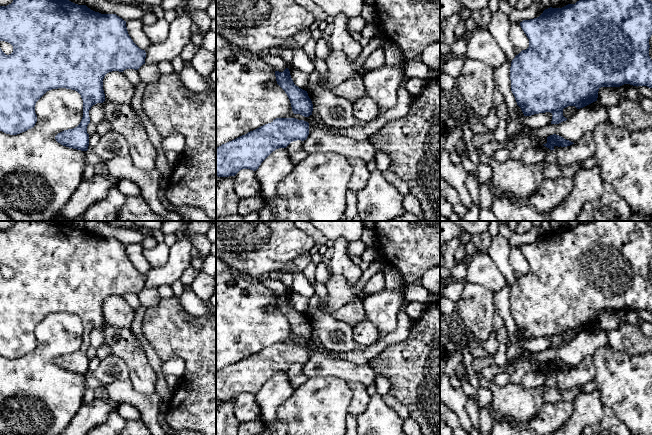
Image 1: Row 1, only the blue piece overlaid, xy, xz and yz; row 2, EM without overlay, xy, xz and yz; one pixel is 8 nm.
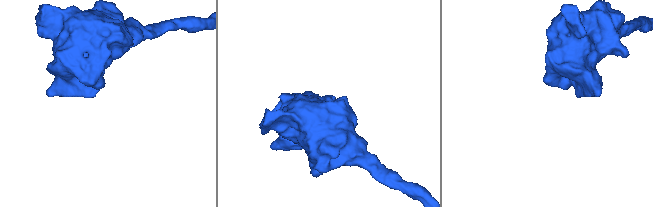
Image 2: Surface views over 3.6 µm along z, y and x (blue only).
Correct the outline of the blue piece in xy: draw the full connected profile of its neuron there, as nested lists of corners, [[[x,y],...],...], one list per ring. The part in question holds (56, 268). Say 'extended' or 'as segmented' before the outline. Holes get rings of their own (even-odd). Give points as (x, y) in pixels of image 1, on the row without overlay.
as segmented; [[[16,221],[13,226],[7,230],[0,230],[0,265],[5,265],[13,270],[13,276],[6,279],[0,272],[0,355],[17,359],[27,355],[35,350],[37,346],[37,339],[35,337],[36,326],[49,314],[66,312],[77,315],[83,324],[83,341],[80,348],[73,352],[64,354],[55,360],[58,367],[63,370],[87,375],[89,370],[89,358],[87,357],[87,350],[90,347],[89,334],[97,327],[105,325],[105,318],[103,314],[103,303],[105,299],[112,295],[123,296],[126,293],[138,294],[145,288],[146,276],[140,273],[131,263],[128,258],[126,245],[116,238],[101,238],[88,232],[86,229],[78,229],[69,224],[47,224],[41,221]]]

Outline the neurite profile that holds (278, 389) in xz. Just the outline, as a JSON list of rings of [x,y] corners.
[[[286,372],[273,375],[255,395],[260,415],[264,424],[273,422],[278,413],[279,406],[287,401],[295,392]]]

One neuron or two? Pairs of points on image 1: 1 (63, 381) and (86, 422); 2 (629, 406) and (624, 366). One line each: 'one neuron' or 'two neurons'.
1: two neurons
2: one neuron

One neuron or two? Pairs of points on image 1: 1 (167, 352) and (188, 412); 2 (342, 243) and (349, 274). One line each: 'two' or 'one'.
1: one
2: one

